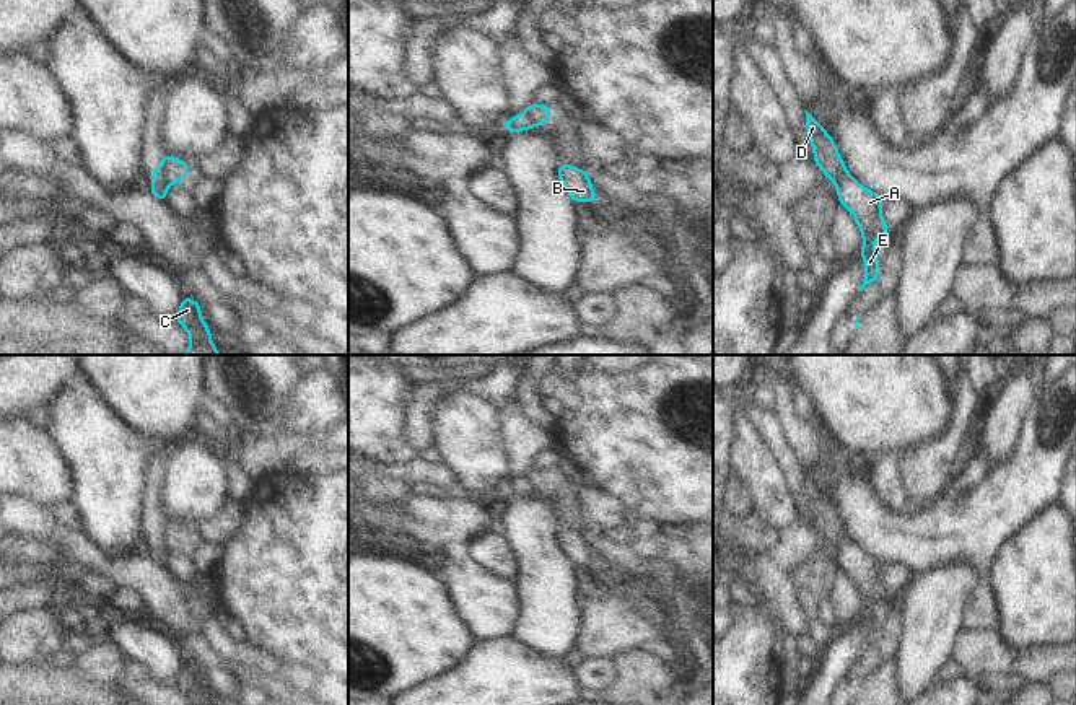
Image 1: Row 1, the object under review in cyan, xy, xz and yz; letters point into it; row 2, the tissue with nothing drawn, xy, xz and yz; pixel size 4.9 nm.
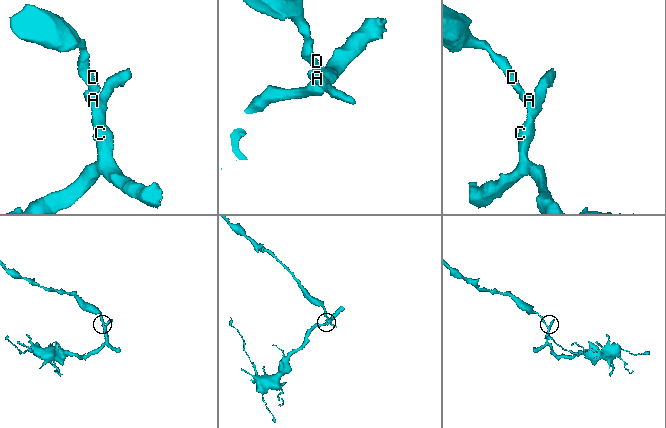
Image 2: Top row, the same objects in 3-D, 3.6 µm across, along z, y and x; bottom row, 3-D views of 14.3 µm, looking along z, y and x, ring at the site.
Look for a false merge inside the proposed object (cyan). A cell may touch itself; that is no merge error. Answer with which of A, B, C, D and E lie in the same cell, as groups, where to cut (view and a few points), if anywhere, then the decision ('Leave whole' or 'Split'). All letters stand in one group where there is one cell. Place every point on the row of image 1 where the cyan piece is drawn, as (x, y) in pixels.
Groups: A B C E / D. Split along xy (160, 168), (168, 183). Split.

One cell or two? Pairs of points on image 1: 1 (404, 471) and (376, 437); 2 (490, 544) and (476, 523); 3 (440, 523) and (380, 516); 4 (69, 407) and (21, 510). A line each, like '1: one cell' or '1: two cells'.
1: two cells
2: two cells
3: one cell
4: two cells

